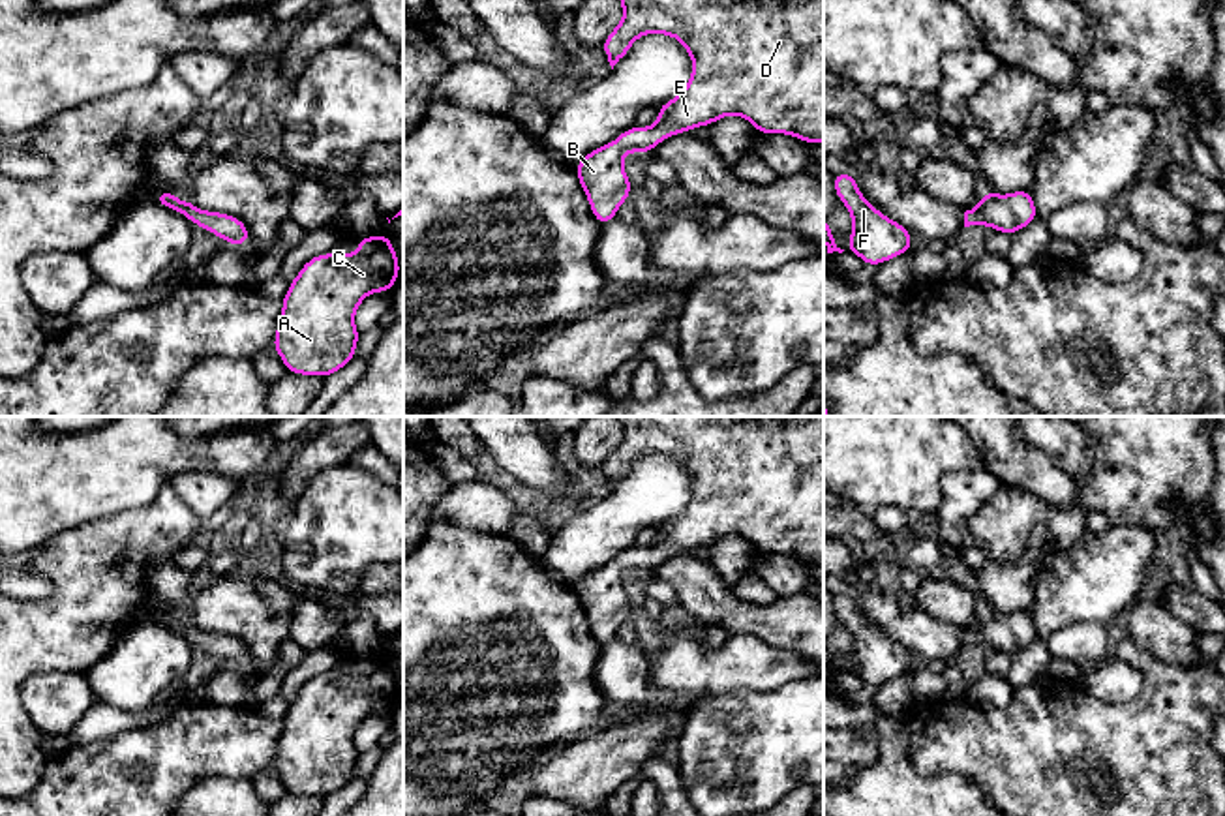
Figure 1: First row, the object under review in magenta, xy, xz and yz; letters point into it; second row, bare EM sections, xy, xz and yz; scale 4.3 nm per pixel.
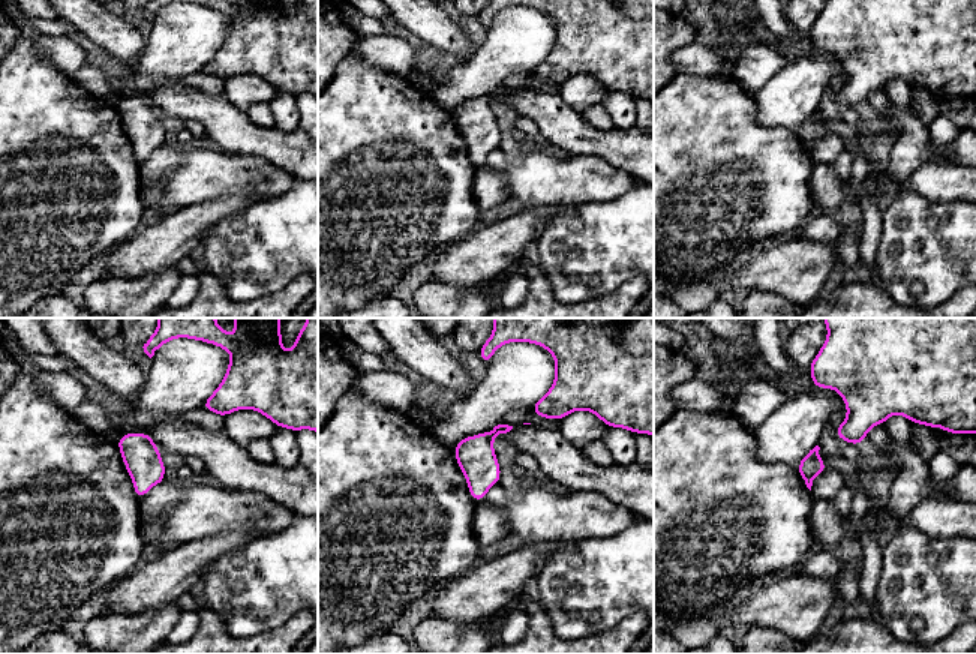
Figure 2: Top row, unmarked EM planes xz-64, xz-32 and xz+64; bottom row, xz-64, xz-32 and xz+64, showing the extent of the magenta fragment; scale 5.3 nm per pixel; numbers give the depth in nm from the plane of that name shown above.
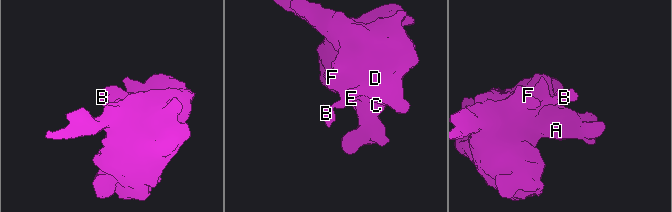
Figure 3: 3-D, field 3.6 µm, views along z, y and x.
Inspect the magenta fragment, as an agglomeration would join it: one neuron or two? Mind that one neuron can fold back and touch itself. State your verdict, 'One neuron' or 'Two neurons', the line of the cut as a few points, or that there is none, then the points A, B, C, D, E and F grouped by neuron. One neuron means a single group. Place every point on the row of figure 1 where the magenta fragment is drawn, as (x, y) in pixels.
One neuron. No split. Groups: A B C D E F

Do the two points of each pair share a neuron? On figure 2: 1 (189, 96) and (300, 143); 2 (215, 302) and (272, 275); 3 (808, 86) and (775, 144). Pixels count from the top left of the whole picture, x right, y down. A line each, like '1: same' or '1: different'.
1: same
2: different
3: different

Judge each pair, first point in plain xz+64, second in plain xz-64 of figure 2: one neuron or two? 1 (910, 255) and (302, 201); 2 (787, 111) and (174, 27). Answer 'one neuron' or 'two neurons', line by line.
1: one neuron
2: one neuron

